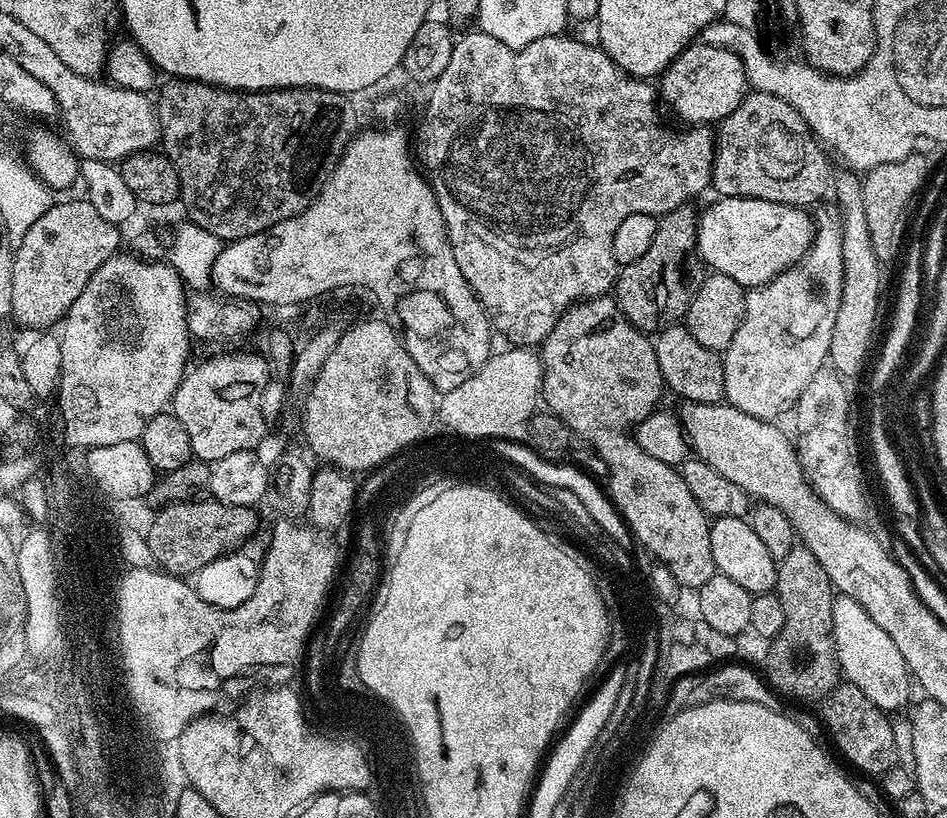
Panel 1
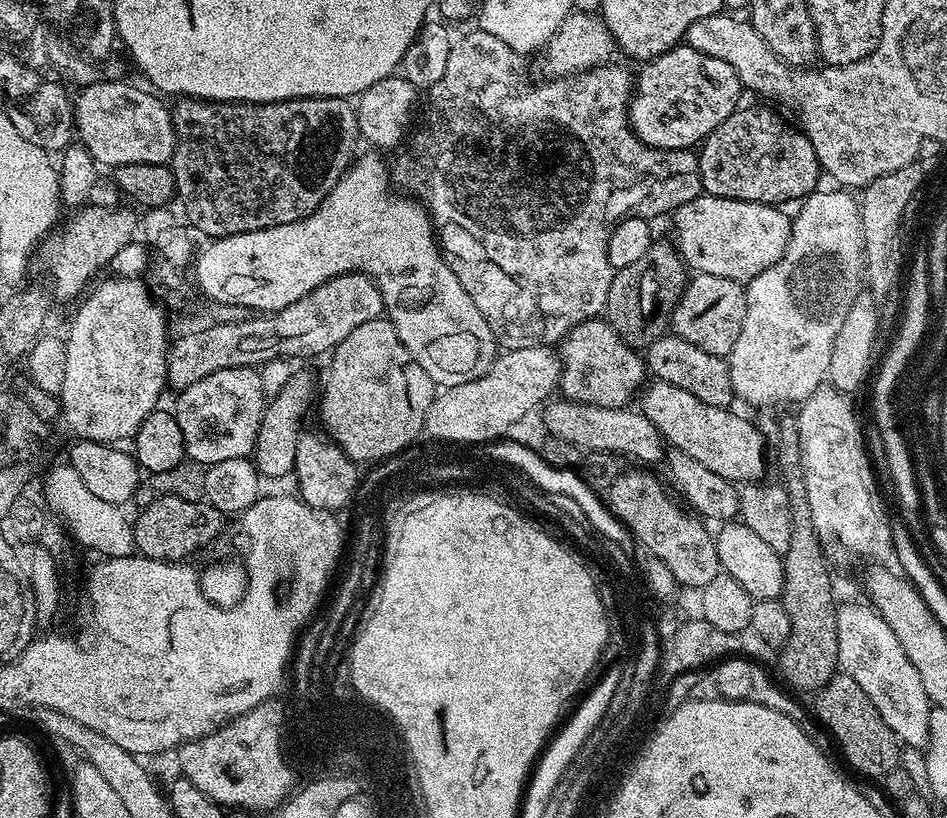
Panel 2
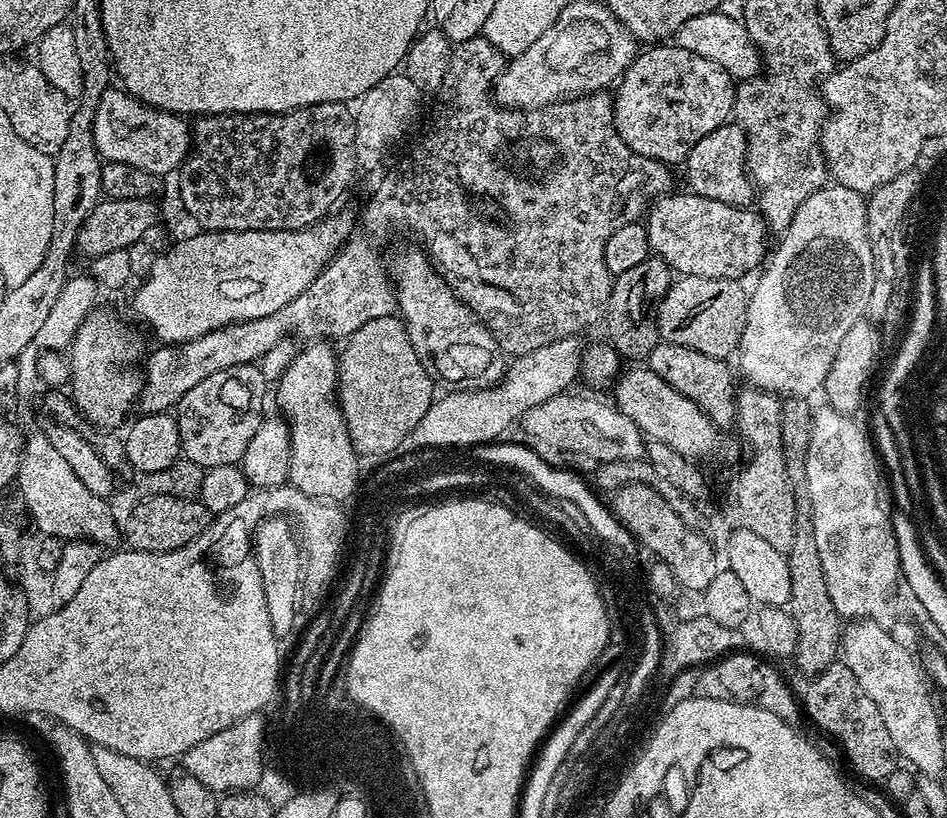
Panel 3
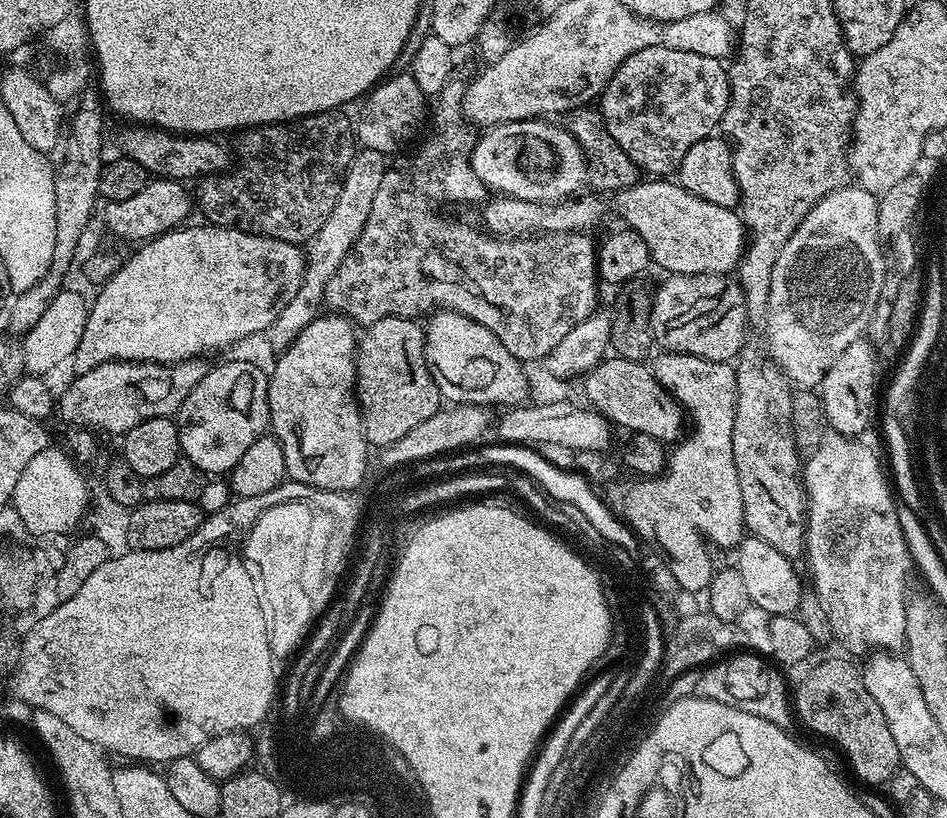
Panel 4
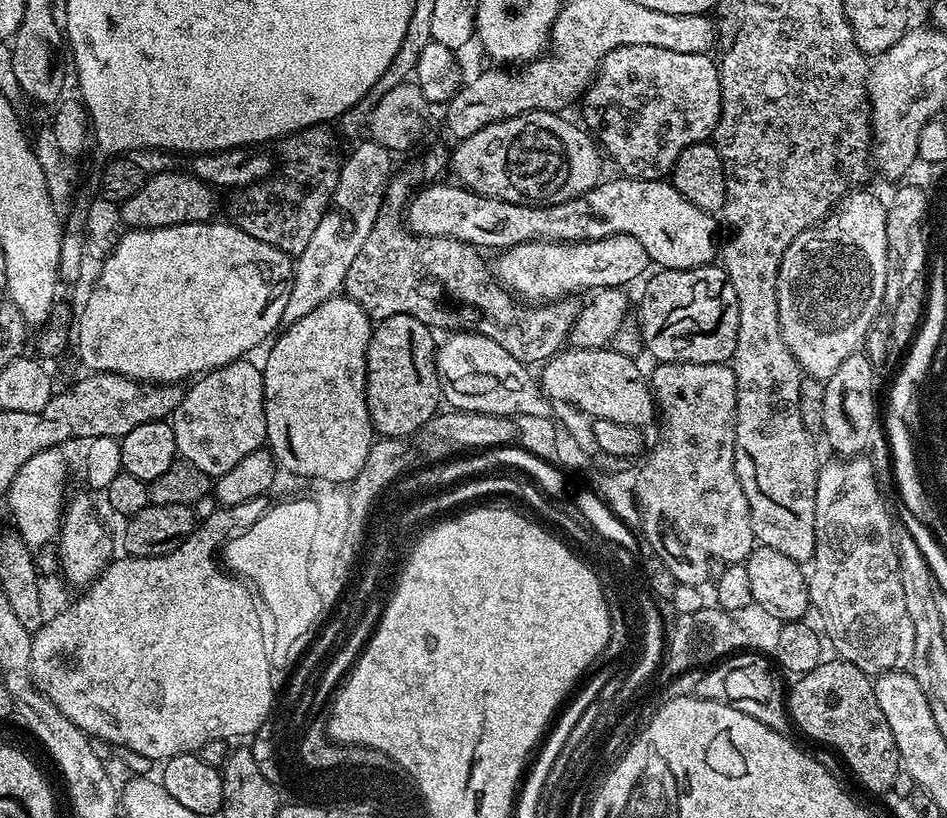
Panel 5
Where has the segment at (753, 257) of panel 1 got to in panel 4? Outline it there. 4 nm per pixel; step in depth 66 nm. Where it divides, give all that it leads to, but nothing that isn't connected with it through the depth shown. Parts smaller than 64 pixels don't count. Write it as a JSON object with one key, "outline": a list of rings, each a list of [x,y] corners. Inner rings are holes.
{"outline":[[[644,178],[615,193],[617,214],[627,227],[642,234],[651,263],[678,276],[735,273],[746,247],[746,229],[739,211],[714,206],[714,202],[706,202],[670,181]]]}

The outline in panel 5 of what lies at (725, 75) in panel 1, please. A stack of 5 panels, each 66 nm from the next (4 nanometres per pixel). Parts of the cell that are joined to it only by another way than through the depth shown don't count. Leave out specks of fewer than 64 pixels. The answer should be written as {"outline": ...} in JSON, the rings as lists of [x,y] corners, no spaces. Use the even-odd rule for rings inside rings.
{"outline":[[[622,46],[618,50],[610,50],[606,58],[601,62],[596,77],[592,79],[592,84],[584,92],[582,105],[584,104],[584,120],[582,124],[585,129],[598,141],[599,147],[621,168],[625,177],[633,180],[663,180],[669,175],[682,150],[686,146],[703,144],[716,131],[716,123],[720,117],[720,103],[722,94],[720,93],[720,70],[715,59],[711,60],[711,55],[699,52],[698,54],[678,54],[675,50],[661,50],[658,46]]]}

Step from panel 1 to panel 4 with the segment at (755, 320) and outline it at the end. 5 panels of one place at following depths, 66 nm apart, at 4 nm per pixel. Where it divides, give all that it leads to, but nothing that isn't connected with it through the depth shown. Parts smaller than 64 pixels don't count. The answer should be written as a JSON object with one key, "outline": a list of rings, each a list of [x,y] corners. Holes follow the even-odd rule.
{"outline":[[[845,186],[834,189],[813,206],[810,214],[806,214],[806,218],[802,218],[802,222],[798,226],[798,230],[794,230],[790,242],[786,242],[786,246],[782,246],[782,254],[778,254],[778,262],[774,262],[774,274],[770,274],[770,298],[768,299],[767,309],[763,313],[763,316],[765,315],[764,332],[768,335],[766,352],[774,361],[776,367],[788,377],[793,385],[815,389],[824,380],[826,370],[830,370],[830,366],[834,366],[838,354],[842,354],[842,350],[846,350],[846,346],[850,346],[850,342],[861,339],[868,331],[868,323],[874,314],[874,306],[878,306],[878,298],[882,294],[882,286],[886,282],[886,261],[878,234],[879,205],[877,193],[868,192],[865,188]]]}

